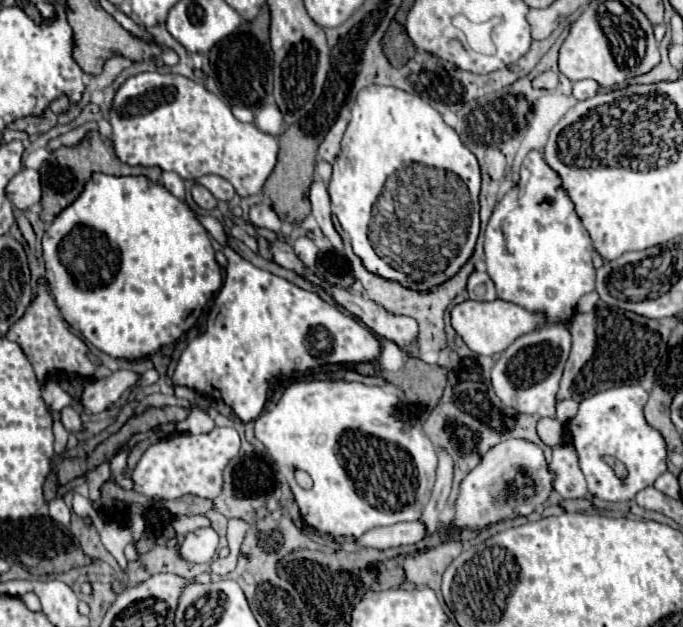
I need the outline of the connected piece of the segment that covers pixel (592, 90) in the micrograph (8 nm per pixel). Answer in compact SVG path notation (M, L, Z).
M578 80L578 82L574 82L572 94L578 100L586 100L586 98L592 98L598 90L600 90L600 86L598 86L596 80Z

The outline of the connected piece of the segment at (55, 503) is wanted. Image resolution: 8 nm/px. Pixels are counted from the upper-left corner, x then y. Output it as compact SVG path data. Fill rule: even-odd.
M54 498L52 502L48 502L48 510L50 510L50 518L68 526L70 524L70 507L66 506L64 498Z

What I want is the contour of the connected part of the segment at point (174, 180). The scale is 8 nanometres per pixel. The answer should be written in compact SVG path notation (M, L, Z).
M164 172L164 174L162 174L162 184L164 184L174 196L178 196L178 198L184 200L184 182L182 182L182 178L180 178L176 172Z

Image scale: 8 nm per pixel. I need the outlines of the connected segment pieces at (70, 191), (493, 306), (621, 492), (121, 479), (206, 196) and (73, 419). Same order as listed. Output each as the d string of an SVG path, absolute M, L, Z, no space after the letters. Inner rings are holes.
M96 130L88 132L84 140L76 146L62 146L50 154L50 160L40 168L40 180L42 180L42 210L40 218L50 224L58 212L62 212L66 206L70 206L78 194L84 190L84 184L88 182L90 174L94 172L104 172L104 174L116 174L116 176L138 176L144 174L152 182L160 180L162 170L160 168L146 168L146 166L128 166L118 160L114 154L112 142L108 138L102 138Z
M464 300L460 304L454 304L450 310L450 324L456 330L456 334L466 342L466 346L474 354L482 356L496 356L504 352L518 336L532 332L534 328L540 328L544 324L544 314L528 312L512 302L504 300L492 300L492 302L474 302Z
M616 386L606 392L598 392L580 404L576 418L568 422L568 436L580 456L580 468L586 476L588 490L606 502L632 500L638 490L652 486L654 480L666 472L666 442L658 430L646 424L642 414L648 392L634 386ZM602 456L614 456L626 466L626 480L614 476L614 470L602 460Z
M124 444L124 446L114 454L114 458L110 460L110 468L112 468L114 476L116 476L116 482L118 482L122 488L132 490L132 480L130 480L128 474L126 474L126 458L128 458L128 445Z
M194 184L194 188L192 188L192 198L194 198L194 202L196 202L200 208L204 208L204 210L214 210L214 208L216 208L216 198L214 198L204 186L200 186L200 184Z
M64 408L62 410L62 424L70 432L80 432L82 430L82 420L76 408Z

